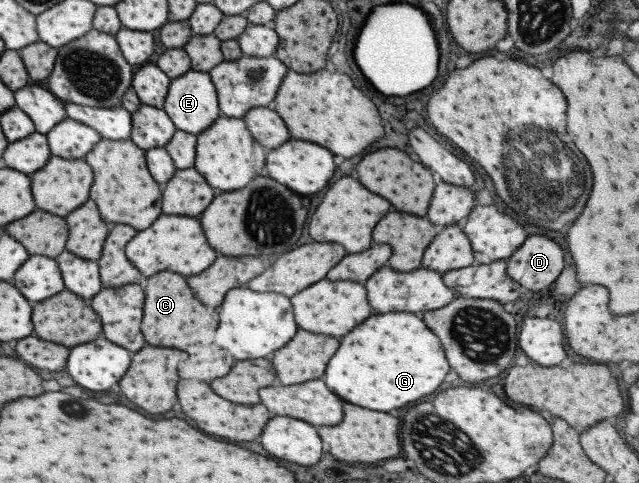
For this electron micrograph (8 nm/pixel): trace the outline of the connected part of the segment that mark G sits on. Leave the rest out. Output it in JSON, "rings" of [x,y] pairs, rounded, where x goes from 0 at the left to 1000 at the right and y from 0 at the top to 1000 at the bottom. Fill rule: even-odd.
{"rings":[[[613,646],[613,650],[592,650],[573,658],[567,671],[560,671],[551,687],[545,687],[535,704],[523,737],[516,741],[510,770],[507,770],[507,795],[513,807],[520,807],[535,828],[588,849],[588,853],[607,853],[617,845],[629,845],[642,832],[651,832],[660,820],[676,816],[701,774],[701,754],[695,745],[695,729],[689,720],[689,708],[682,696],[664,675],[657,658],[638,646]]]}

